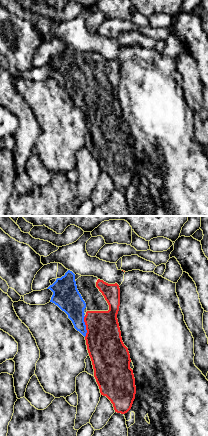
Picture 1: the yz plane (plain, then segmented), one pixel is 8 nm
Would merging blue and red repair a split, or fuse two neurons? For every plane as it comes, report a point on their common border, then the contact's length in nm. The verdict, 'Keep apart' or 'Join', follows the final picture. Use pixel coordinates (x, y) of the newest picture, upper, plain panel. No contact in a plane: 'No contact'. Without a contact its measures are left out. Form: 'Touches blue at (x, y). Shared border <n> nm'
Touches blue at (85, 102). Shared border 170 nm

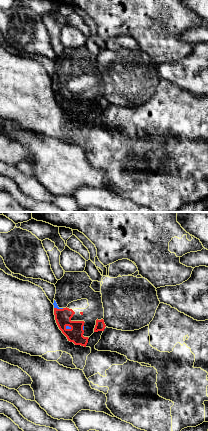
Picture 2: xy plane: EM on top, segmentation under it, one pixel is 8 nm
Touches blue at (68, 102). Shared border 60 nm

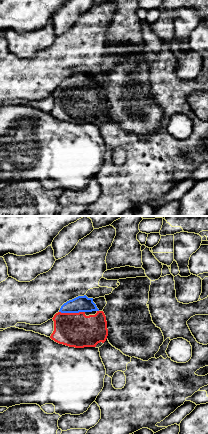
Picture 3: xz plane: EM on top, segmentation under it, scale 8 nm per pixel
Touches blue at (72, 88). Shared border 200 nm

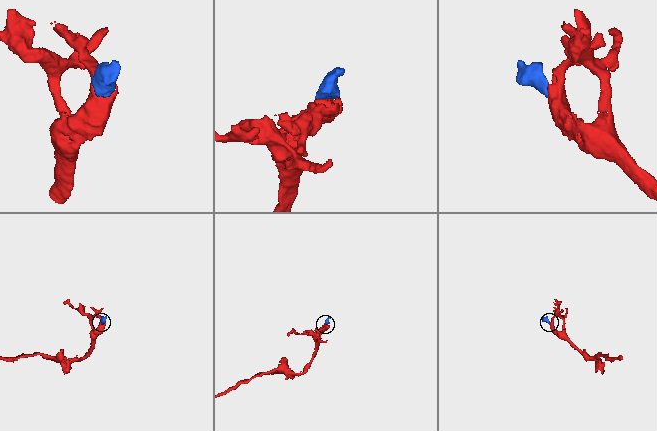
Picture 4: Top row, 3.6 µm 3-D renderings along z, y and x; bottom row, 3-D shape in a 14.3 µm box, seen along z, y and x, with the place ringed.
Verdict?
Join

